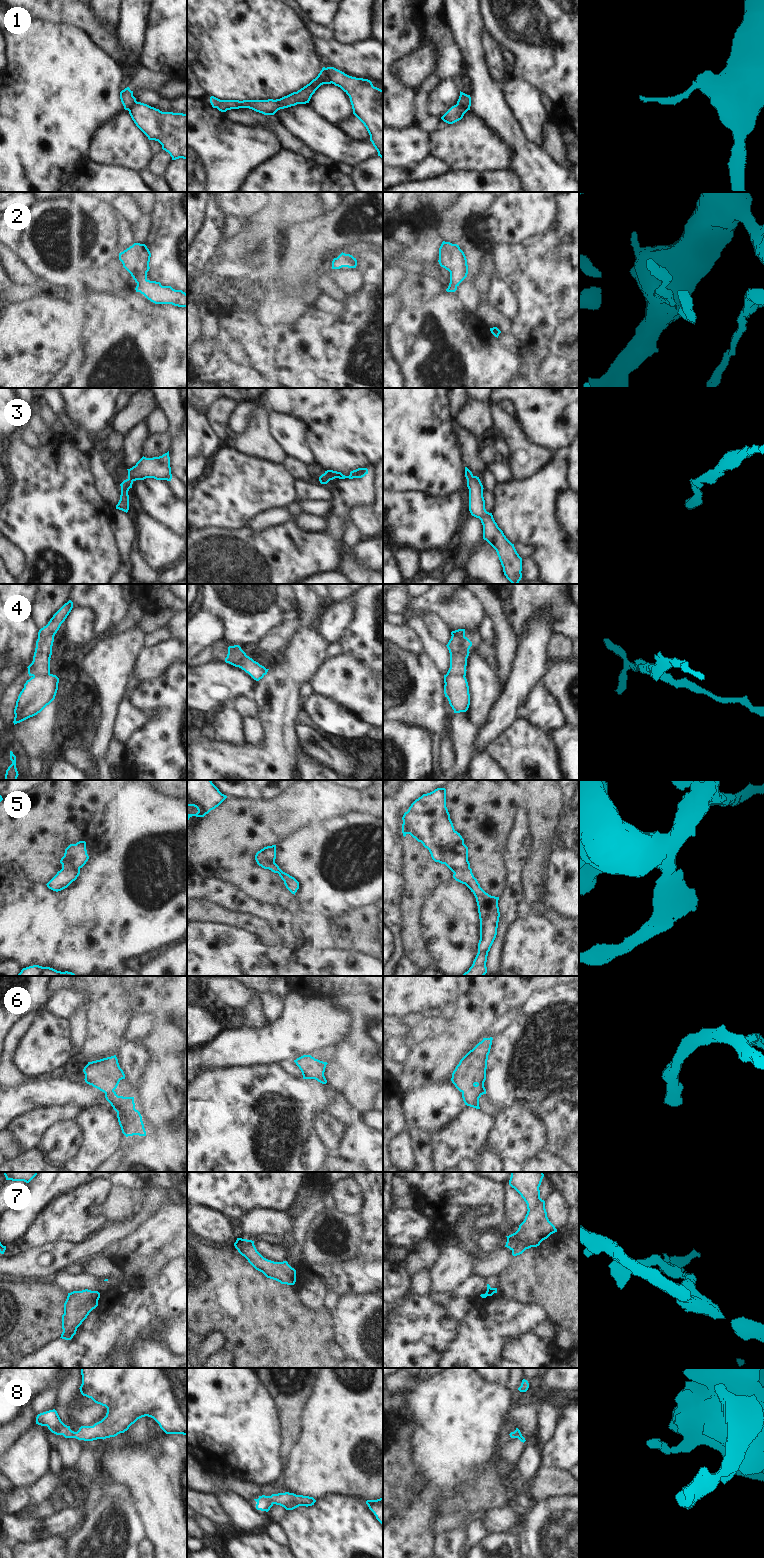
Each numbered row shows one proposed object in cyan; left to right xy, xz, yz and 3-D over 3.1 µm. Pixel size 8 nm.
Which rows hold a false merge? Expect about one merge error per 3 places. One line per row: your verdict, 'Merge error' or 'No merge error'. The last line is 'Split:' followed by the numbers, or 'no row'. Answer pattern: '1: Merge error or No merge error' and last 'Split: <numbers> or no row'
1: Merge error
2: No merge error
3: No merge error
4: Merge error
5: No merge error
6: No merge error
7: Merge error
8: No merge error
Split: 1, 4, 7

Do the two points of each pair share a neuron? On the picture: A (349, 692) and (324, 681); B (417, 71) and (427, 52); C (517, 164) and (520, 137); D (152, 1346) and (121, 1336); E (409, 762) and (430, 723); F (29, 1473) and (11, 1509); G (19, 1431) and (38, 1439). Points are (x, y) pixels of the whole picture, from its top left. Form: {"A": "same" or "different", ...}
{"A": "same", "B": "same", "C": "same", "D": "different", "E": "different", "F": "different", "G": "different"}

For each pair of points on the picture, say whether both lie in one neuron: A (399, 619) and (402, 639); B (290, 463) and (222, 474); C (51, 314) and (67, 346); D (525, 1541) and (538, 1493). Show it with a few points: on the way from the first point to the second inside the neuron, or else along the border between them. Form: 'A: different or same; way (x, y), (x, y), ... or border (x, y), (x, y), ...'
A: different; border (393, 624), (406, 625)
B: different; border (281, 463), (284, 466)
C: same; way (51, 322), (51, 330), (59, 338)
D: different; border (559, 1495), (550, 1495), (539, 1500), (532, 1499)

